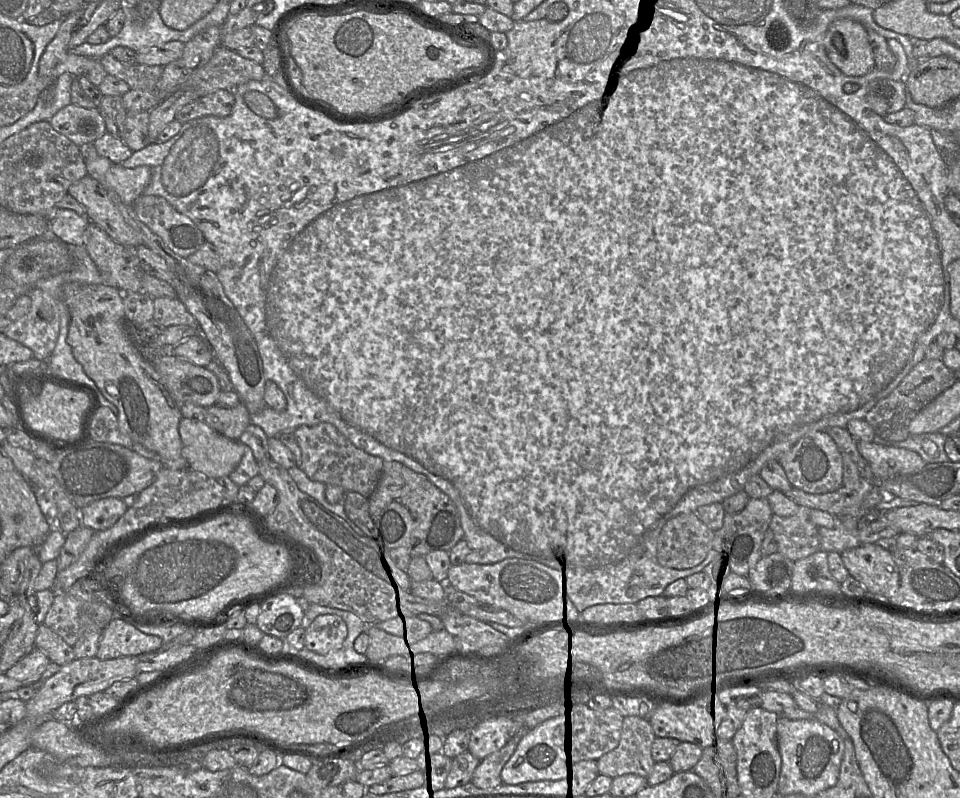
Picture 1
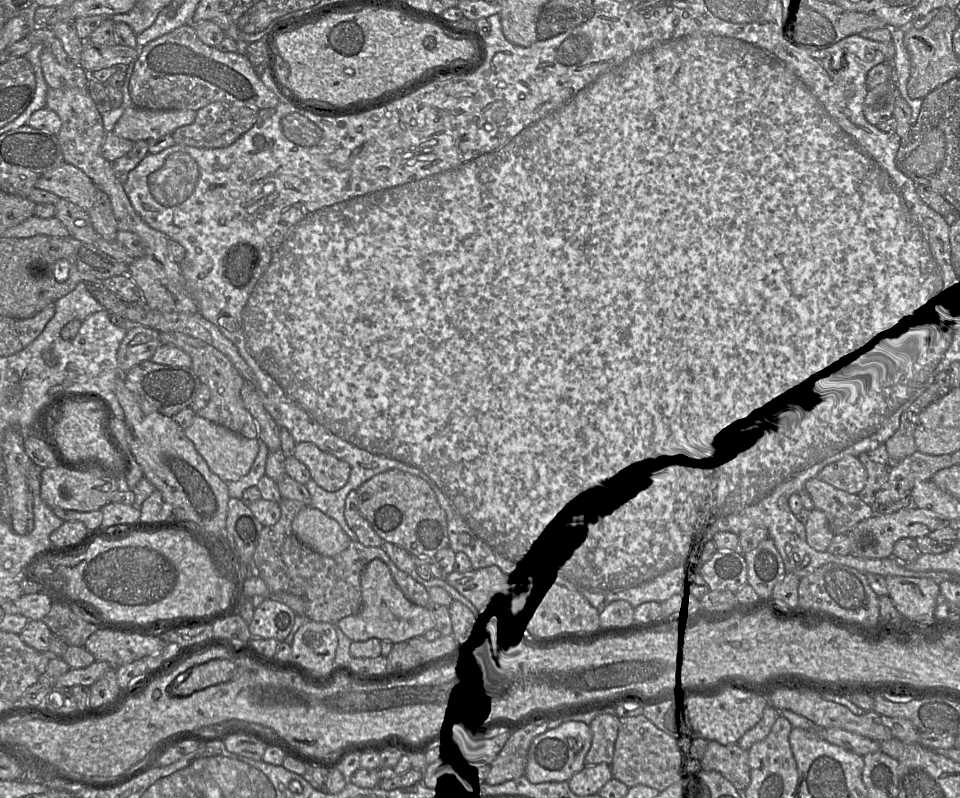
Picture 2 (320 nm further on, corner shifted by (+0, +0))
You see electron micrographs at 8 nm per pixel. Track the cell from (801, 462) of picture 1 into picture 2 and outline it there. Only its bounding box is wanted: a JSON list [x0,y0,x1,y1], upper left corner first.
[816,455,866,495]

